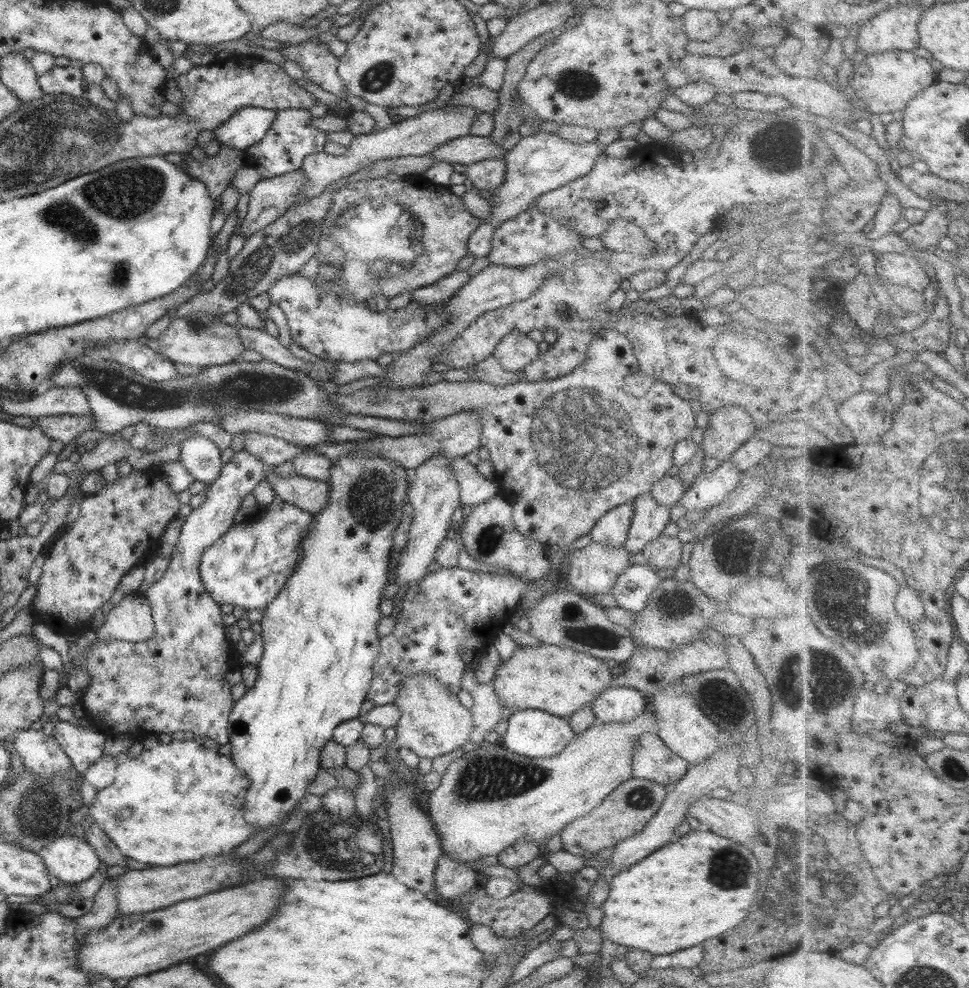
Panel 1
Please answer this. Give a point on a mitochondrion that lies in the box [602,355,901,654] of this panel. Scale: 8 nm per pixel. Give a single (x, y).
(857, 622)

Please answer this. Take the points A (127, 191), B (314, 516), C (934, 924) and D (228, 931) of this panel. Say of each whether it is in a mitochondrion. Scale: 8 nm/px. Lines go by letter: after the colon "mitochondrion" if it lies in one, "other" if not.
A: mitochondrion
B: other
C: other
D: other

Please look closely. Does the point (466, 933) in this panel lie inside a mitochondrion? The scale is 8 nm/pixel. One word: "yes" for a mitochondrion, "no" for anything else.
no

